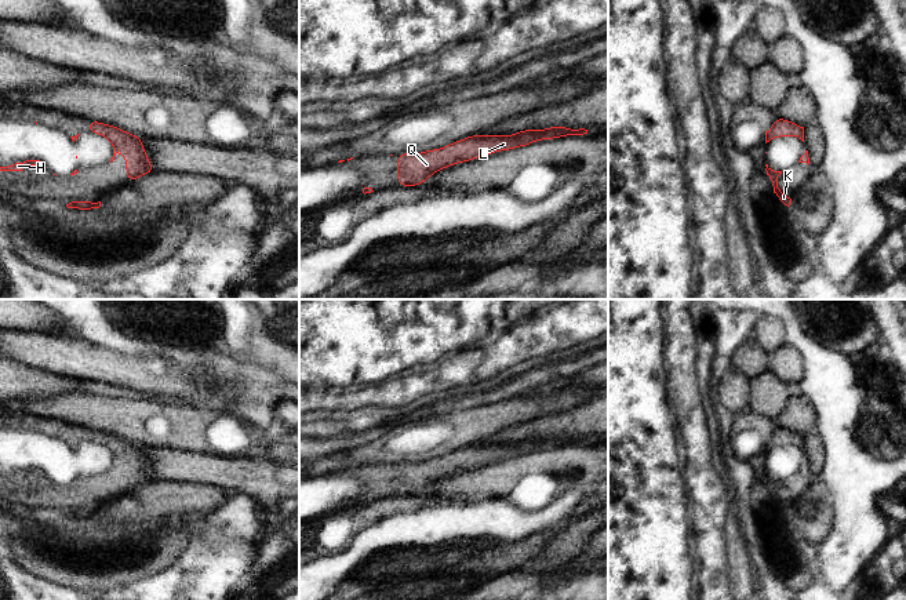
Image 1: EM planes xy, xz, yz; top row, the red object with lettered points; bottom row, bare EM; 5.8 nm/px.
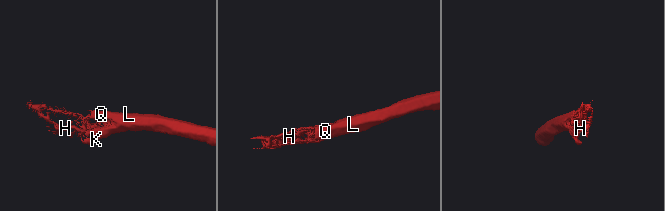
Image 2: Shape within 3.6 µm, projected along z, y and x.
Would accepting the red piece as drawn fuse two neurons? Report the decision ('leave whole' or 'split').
leave whole

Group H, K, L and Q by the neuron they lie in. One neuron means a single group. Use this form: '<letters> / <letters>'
H K L Q

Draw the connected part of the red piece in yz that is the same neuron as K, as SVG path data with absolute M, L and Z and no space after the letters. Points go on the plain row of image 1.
M765 473L765 480L767 480L767 484L774 495L774 502L779 506L779 509L785 513L785 514L790 514L792 512L792 508L787 506L786 503L783 503L781 501L781 498L778 497L778 486L781 484L782 480L774 480L768 476L768 473Z

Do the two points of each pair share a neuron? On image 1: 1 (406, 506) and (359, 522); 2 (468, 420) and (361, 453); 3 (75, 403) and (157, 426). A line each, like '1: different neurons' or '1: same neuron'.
1: same neuron
2: same neuron
3: same neuron

